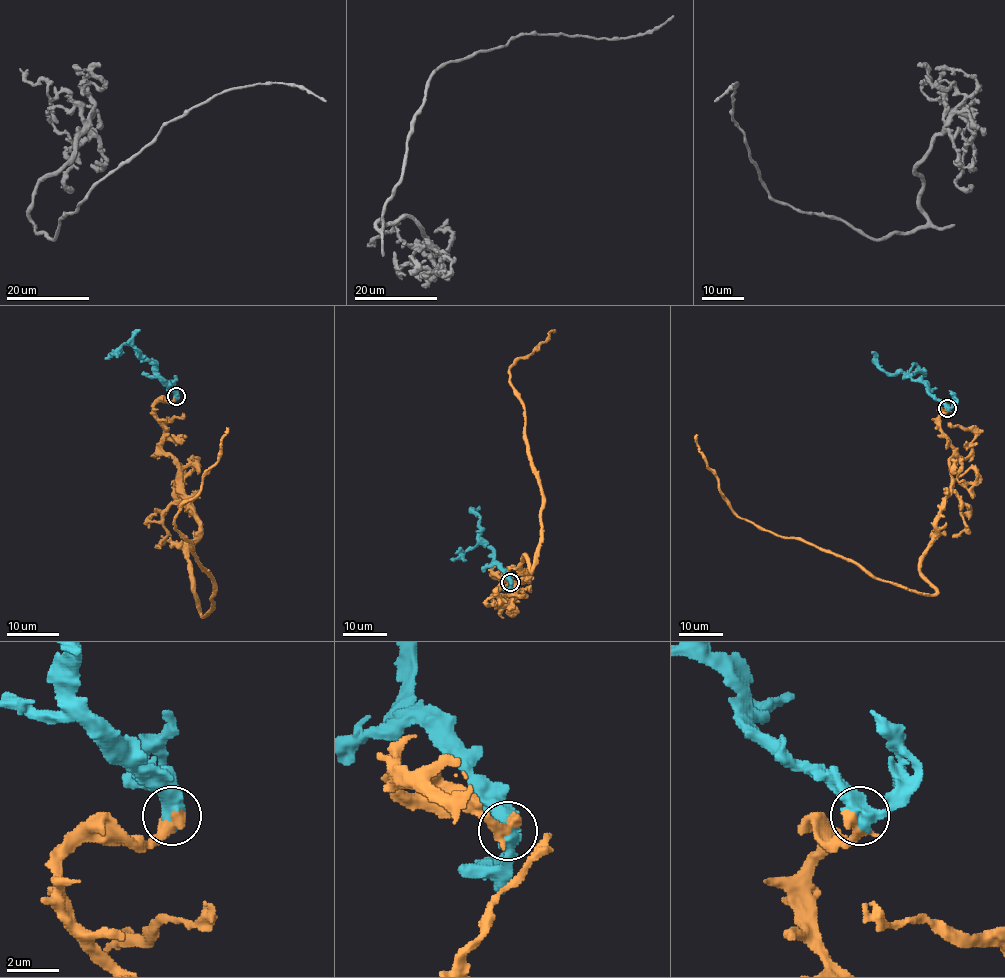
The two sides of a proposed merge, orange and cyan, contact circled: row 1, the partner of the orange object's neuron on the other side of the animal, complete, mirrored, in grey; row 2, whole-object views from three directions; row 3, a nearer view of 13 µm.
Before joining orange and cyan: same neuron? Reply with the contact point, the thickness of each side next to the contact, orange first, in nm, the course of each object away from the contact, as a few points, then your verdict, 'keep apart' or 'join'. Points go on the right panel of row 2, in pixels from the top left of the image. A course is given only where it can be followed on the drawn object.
(947, 408) | 550/600 nm | orange via (947, 408), (940, 429), (953, 452), (951, 493), (920, 567), (932, 595), (876, 579), (740, 518), (696, 435) | cyan via (948, 408), (920, 382), (903, 373), (887, 374), (876, 364), (876, 357), (871, 352) | join

